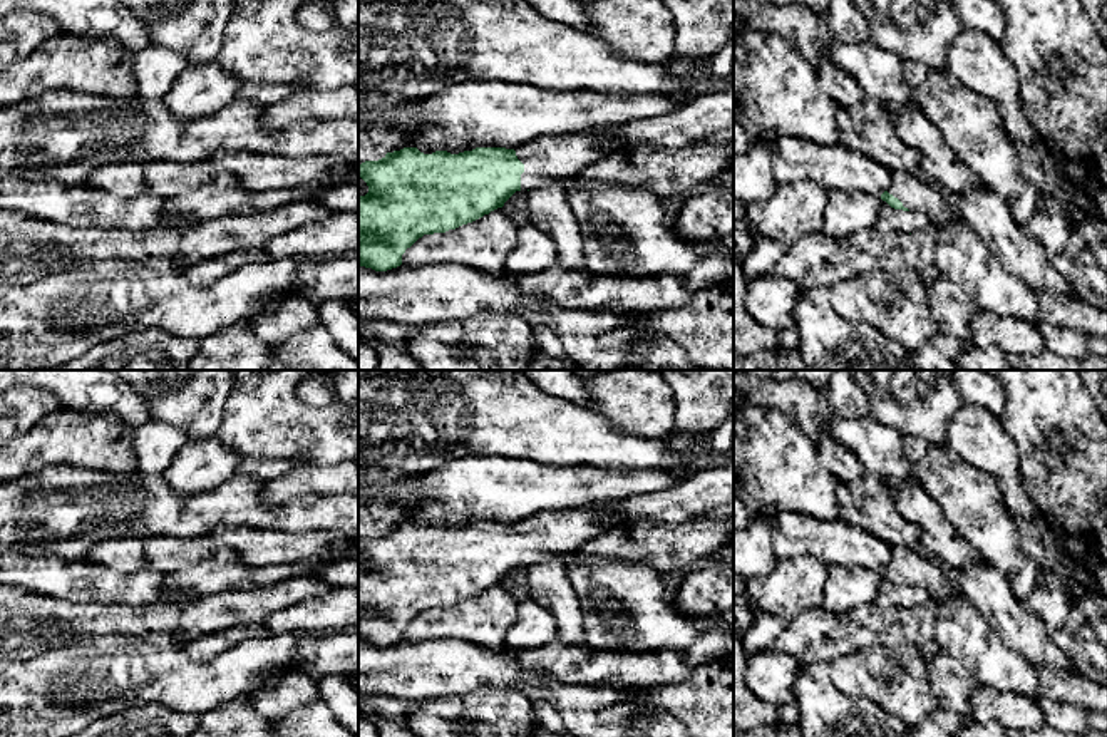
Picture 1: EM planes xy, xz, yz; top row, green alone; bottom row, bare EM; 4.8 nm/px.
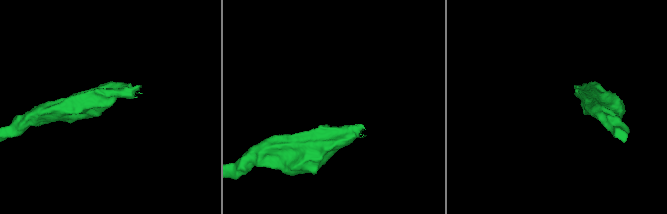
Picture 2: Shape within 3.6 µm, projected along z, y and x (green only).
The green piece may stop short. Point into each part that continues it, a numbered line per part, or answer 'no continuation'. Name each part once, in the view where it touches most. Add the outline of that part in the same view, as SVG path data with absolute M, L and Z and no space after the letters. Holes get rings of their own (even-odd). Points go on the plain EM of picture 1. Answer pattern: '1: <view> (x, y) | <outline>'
1: xz (555, 531) | M623 499L598 501L583 504L579 508L546 509L517 521L514 524L516 531L524 539L524 548L521 549L521 566L536 563L544 554L558 554L558 556L571 554L593 538L618 528L616 523L601 523L598 519L598 513L605 509L610 502L621 502L621 501Z

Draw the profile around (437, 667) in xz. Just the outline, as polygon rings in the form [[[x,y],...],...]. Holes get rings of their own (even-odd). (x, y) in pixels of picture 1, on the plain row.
[[[429,638],[417,643],[400,640],[387,647],[358,642],[358,695],[377,693],[417,702],[427,697],[447,697],[479,688],[516,688],[531,702],[548,702],[561,714],[564,729],[573,737],[630,737],[628,734],[640,729],[643,720],[658,709],[631,710],[626,719],[605,724],[600,719],[603,709],[645,697],[653,688],[623,690],[615,680],[601,685],[569,683],[548,672],[521,667],[512,652],[494,652],[456,638]]]

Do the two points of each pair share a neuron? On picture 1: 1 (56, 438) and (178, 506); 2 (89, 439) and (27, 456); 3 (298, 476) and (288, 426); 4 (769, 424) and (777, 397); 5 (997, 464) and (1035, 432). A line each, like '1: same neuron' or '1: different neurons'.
1: different neurons
2: same neuron
3: different neurons
4: different neurons
5: different neurons

